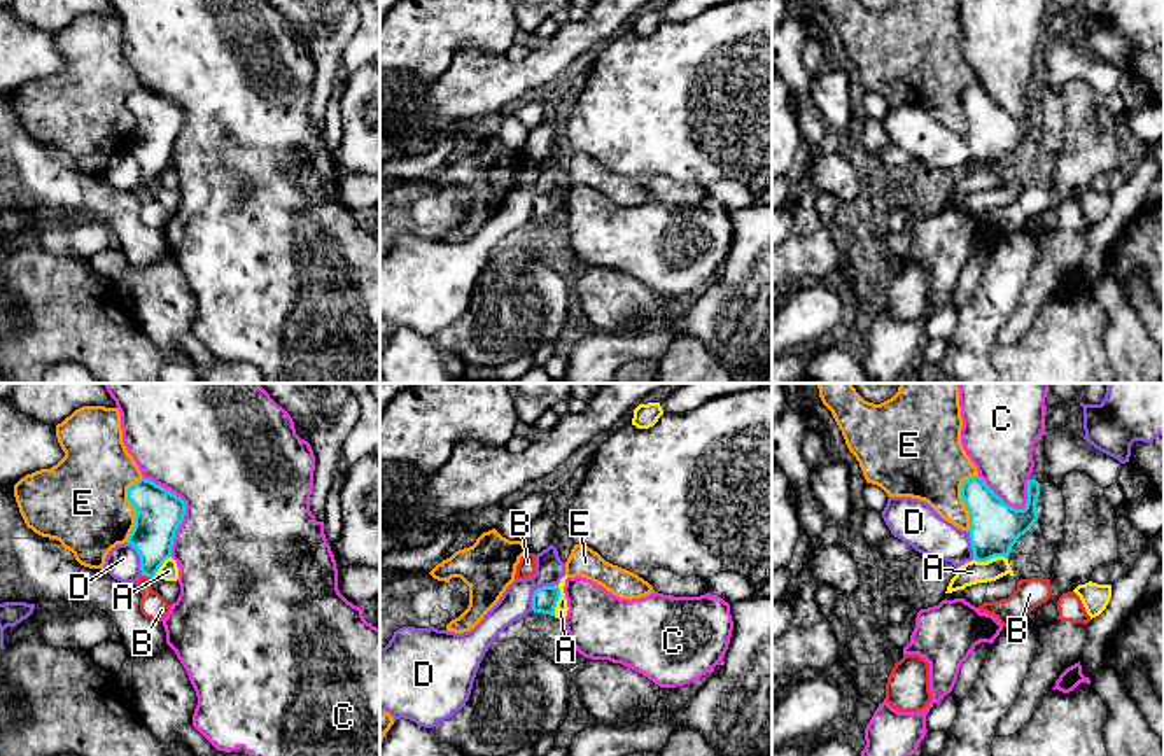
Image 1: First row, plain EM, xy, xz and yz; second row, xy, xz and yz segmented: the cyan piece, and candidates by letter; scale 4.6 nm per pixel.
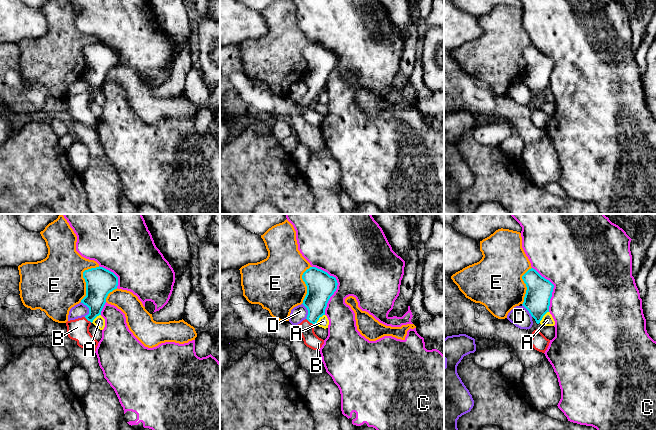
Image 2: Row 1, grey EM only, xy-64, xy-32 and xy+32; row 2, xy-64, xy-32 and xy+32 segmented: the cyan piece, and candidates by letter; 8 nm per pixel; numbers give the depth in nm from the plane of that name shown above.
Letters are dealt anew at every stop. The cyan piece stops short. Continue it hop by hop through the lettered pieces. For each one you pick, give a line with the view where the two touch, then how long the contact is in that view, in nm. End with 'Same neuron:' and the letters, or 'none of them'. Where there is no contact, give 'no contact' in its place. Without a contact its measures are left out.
B: xy | 50 nm
Same neuron: B

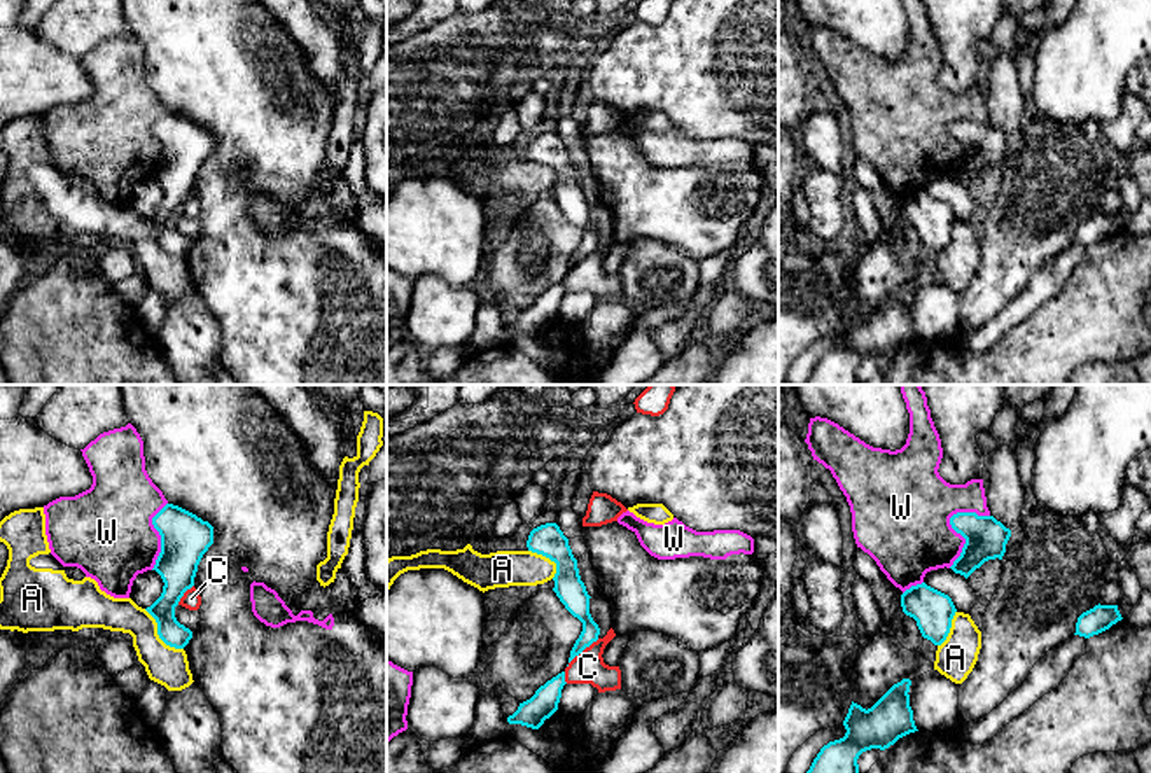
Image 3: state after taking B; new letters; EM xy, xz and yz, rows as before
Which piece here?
Same neuron: none of them

